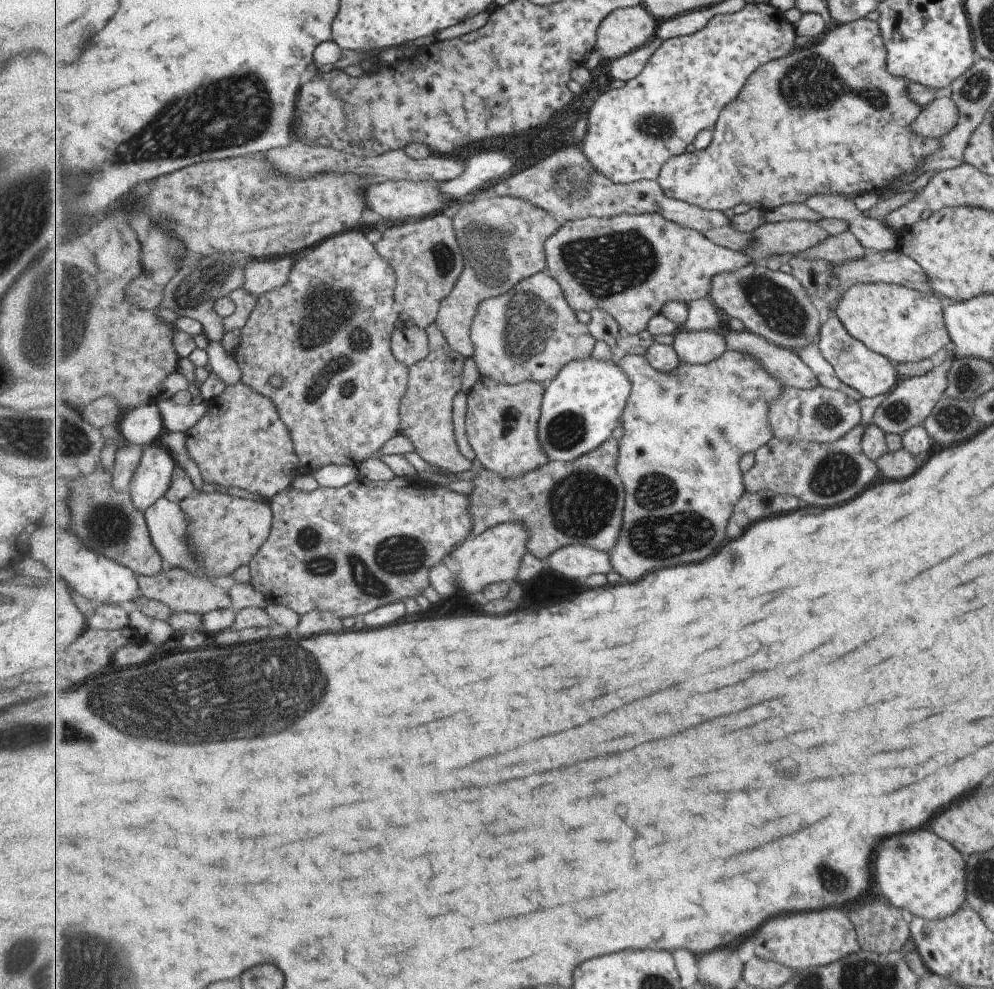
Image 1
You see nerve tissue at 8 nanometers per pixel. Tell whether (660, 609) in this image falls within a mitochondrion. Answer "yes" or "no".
no

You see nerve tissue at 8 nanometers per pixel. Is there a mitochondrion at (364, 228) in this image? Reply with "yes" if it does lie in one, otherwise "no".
no

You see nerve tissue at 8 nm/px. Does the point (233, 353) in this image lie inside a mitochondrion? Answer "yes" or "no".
no

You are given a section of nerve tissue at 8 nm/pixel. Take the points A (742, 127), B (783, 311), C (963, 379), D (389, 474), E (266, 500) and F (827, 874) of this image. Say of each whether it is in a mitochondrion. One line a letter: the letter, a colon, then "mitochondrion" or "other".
A: other
B: mitochondrion
C: mitochondrion
D: other
E: other
F: mitochondrion

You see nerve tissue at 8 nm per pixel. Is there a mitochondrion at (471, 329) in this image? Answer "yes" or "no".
no

